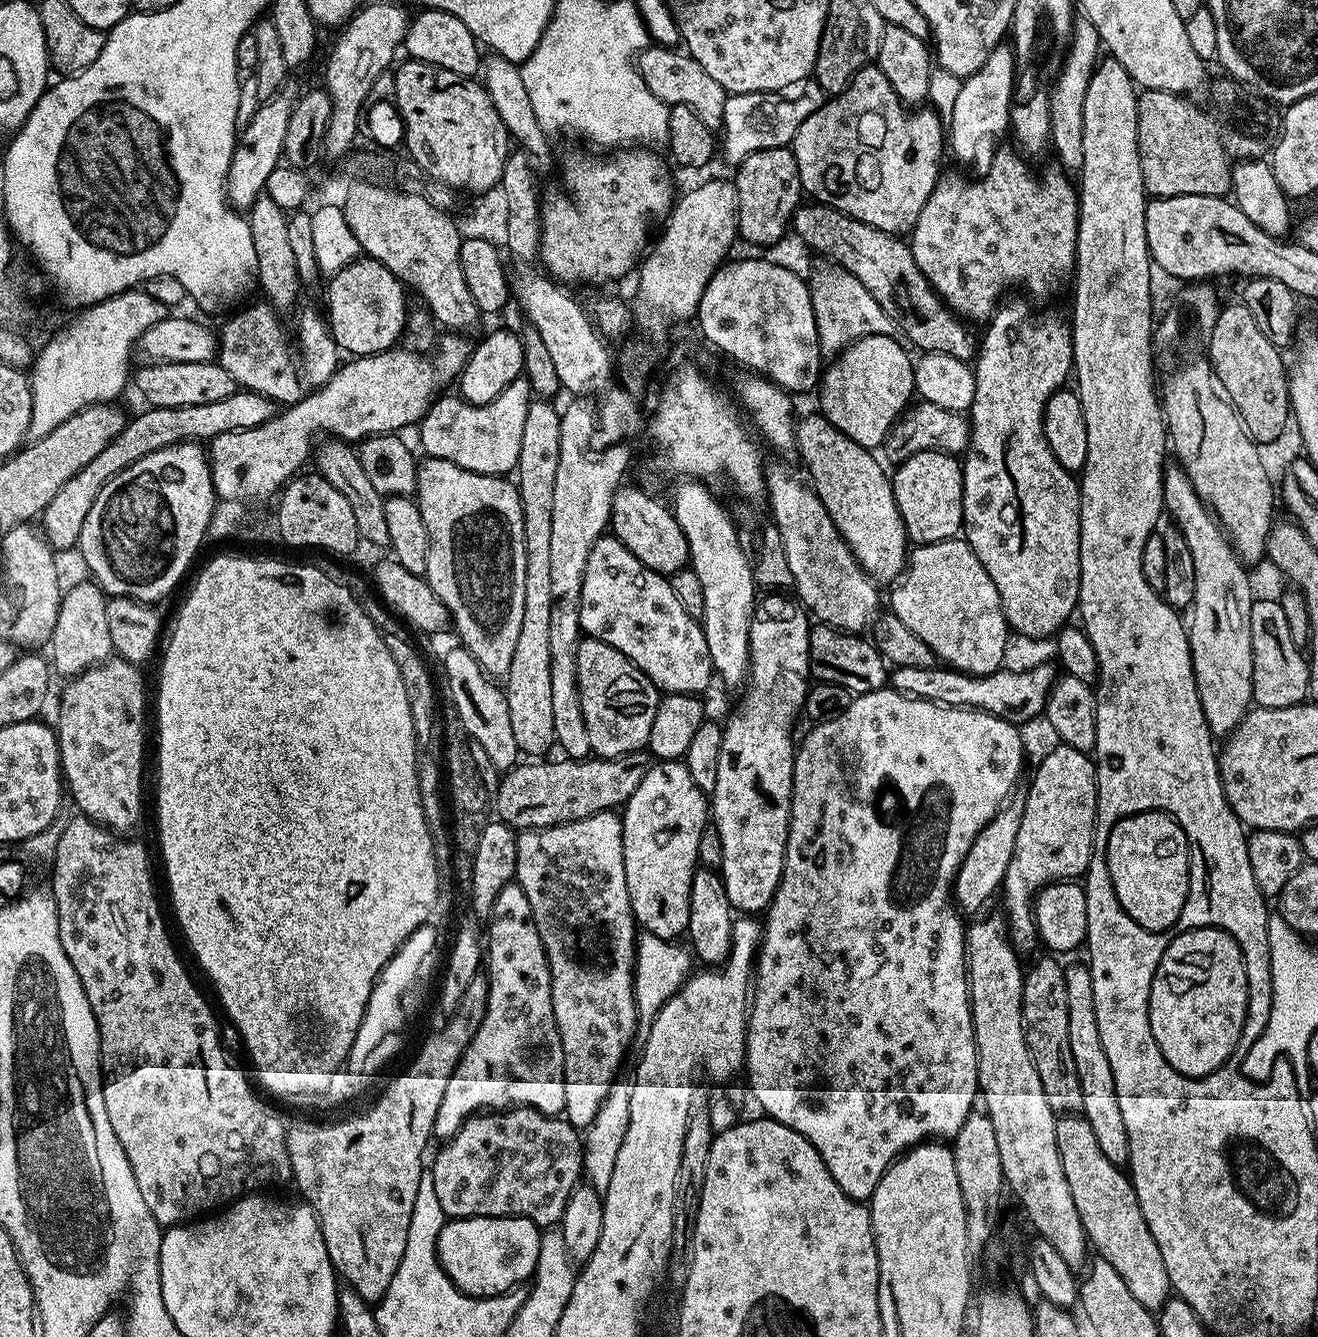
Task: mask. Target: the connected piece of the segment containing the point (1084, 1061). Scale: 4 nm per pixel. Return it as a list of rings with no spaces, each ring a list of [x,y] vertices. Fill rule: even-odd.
[[[1068,964],[1064,969],[1066,978],[1066,1010],[1070,1010],[1070,1019],[1066,1027],[1070,1033],[1070,1050],[1074,1053],[1074,1066],[1078,1066],[1078,1082],[1082,1082],[1082,1114],[1094,1130],[1094,1139],[1102,1149],[1102,1154],[1110,1158],[1117,1166],[1127,1165],[1130,1158],[1130,1142],[1126,1138],[1126,1122],[1122,1119],[1122,1110],[1118,1110],[1118,1094],[1114,1086],[1114,1070],[1110,1070],[1110,1058],[1102,1047],[1102,1037],[1098,1034],[1098,1014],[1094,1014],[1094,982],[1090,970],[1083,964]]]

